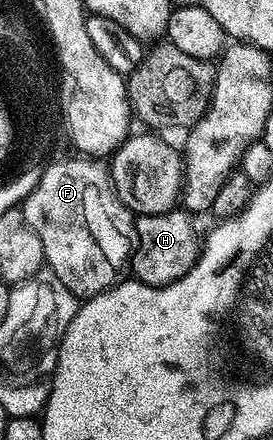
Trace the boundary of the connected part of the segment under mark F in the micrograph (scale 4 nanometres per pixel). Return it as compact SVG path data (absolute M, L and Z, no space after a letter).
M75 157L76 159L60 159L57 163L49 162L41 173L41 180L33 191L25 197L22 202L22 210L26 221L30 225L30 229L34 229L34 233L38 233L38 241L42 241L42 249L44 250L44 261L47 270L58 280L62 281L62 285L66 285L66 289L70 289L70 293L75 295L77 300L83 301L92 299L95 295L101 295L104 291L108 291L111 287L116 286L125 278L125 273L129 270L134 250L134 240L136 238L136 219L132 208L127 207L118 197L116 186L112 184L112 173L107 166L104 167L103 162L97 161L92 157Z

